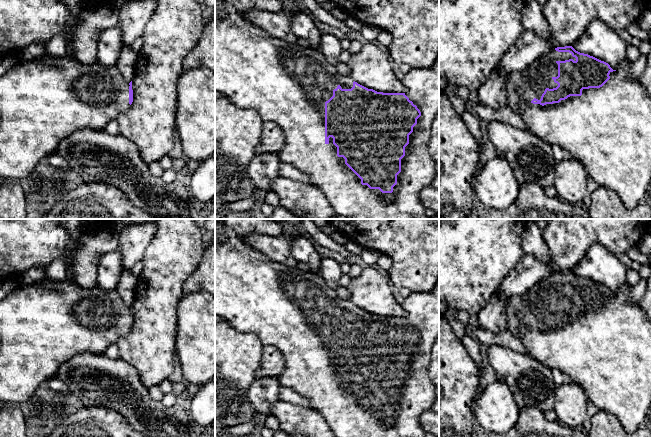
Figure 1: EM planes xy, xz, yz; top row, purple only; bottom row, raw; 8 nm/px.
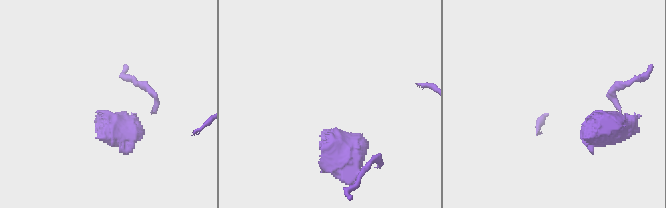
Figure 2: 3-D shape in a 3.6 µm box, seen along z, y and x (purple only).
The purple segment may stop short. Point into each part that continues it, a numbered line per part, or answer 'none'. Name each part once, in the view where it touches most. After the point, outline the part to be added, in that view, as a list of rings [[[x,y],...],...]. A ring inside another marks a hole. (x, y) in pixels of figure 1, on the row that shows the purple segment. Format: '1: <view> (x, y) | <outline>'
1: xz (285, 83) | [[[215,0],[215,91],[221,92],[234,105],[241,109],[255,110],[263,122],[274,122],[285,135],[285,143],[279,151],[281,162],[292,165],[310,177],[310,184],[320,189],[332,206],[335,215],[349,219],[431,219],[425,214],[425,206],[420,199],[423,188],[431,185],[435,175],[435,163],[429,153],[430,130],[439,111],[439,57],[430,69],[411,69],[404,74],[405,95],[421,112],[413,132],[409,135],[409,144],[405,147],[405,156],[401,159],[401,172],[397,175],[397,184],[392,193],[382,193],[379,189],[370,189],[361,184],[361,179],[345,164],[343,157],[337,156],[337,147],[333,138],[325,143],[325,102],[333,96],[338,85],[342,89],[351,89],[354,80],[340,75],[325,56],[313,48],[305,48],[297,43],[287,43],[270,36],[263,29],[247,21],[241,12],[226,0]]]

